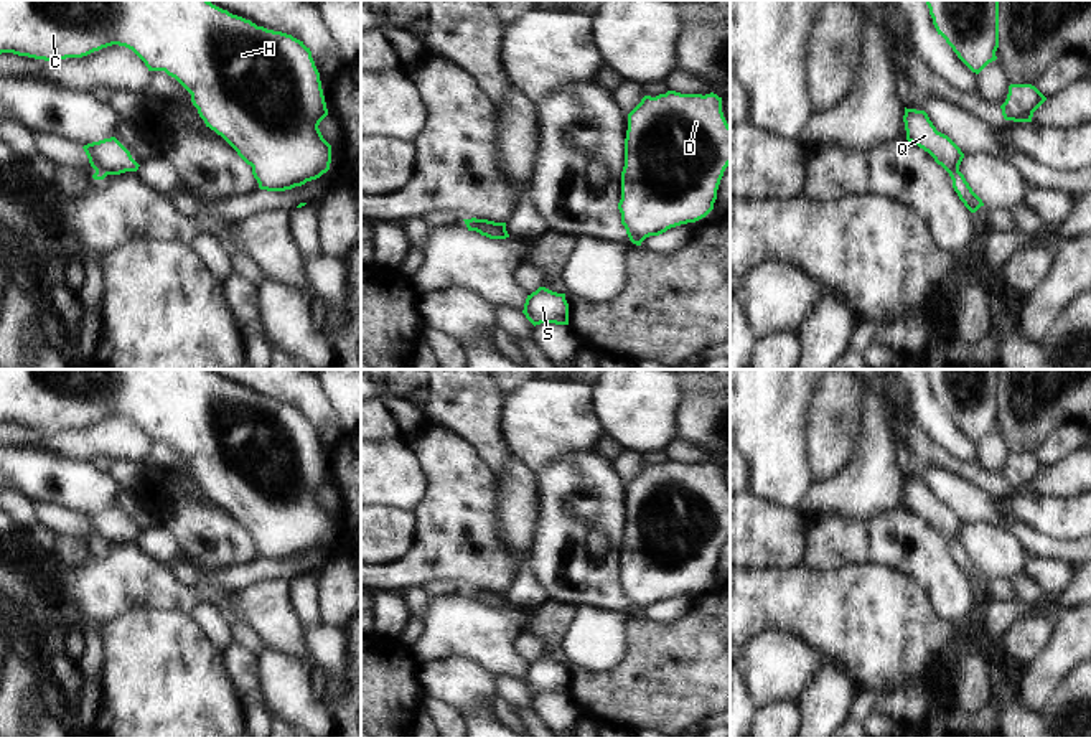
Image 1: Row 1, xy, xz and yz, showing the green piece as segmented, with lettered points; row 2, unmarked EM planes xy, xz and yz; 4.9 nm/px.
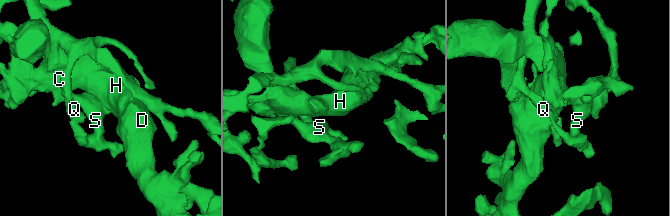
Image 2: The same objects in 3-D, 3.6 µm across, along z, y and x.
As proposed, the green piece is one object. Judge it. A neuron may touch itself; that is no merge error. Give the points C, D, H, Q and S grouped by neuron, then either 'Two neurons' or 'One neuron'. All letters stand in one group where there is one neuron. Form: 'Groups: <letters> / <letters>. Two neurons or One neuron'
Groups: C D H S / Q. Two neurons

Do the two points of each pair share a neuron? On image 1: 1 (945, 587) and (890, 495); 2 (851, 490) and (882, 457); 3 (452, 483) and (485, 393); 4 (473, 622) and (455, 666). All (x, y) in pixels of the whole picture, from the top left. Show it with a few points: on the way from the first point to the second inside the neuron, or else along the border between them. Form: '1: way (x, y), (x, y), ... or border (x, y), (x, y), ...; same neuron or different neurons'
1: border (905, 508), (892, 508), (862, 521); different neurons
2: way (859, 482), (875, 465); same neuron
3: border (432, 421), (439, 421), (458, 432), (491, 469); different neurons
4: border (422, 663), (452, 655), (467, 655), (491, 673); different neurons

